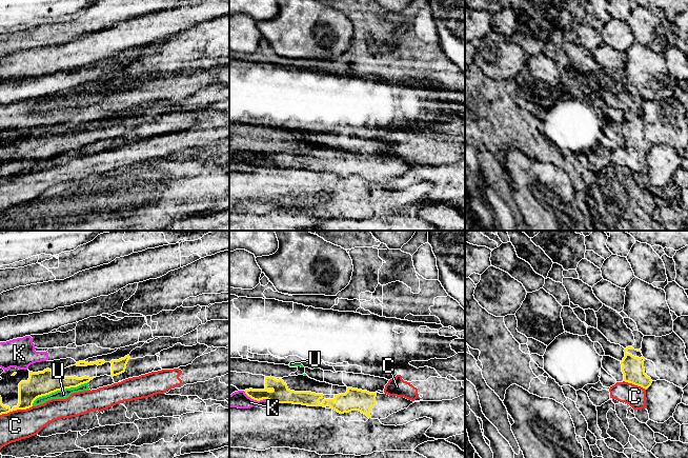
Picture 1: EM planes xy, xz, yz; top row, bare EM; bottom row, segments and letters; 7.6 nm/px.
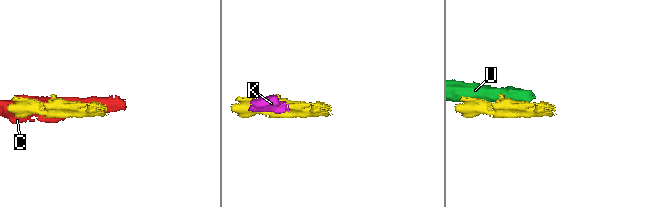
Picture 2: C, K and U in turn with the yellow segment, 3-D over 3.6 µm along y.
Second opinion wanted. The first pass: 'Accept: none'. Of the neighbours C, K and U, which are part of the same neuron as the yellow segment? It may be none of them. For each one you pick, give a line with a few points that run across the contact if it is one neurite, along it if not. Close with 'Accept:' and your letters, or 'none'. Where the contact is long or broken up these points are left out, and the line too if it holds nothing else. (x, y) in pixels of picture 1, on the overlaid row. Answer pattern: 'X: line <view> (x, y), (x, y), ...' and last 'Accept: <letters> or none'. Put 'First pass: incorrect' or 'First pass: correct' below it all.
Accept: none
First pass: correct

